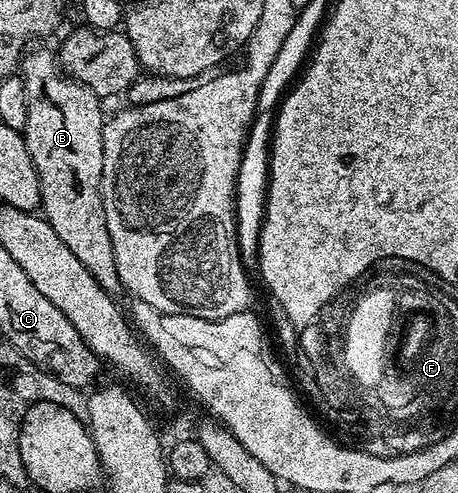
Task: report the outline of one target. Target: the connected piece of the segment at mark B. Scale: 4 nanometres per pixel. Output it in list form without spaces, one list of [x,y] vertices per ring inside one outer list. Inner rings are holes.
[[[36,49],[25,52],[22,57],[22,76],[26,87],[26,123],[23,127],[24,142],[30,151],[34,171],[38,171],[40,184],[40,209],[42,216],[54,227],[58,239],[74,251],[74,255],[94,279],[107,292],[113,295],[121,292],[118,267],[114,263],[114,243],[106,227],[106,211],[100,184],[102,183],[102,143],[104,142],[104,123],[106,113],[100,110],[101,98],[81,81],[69,77],[60,67],[55,52],[48,49]]]

